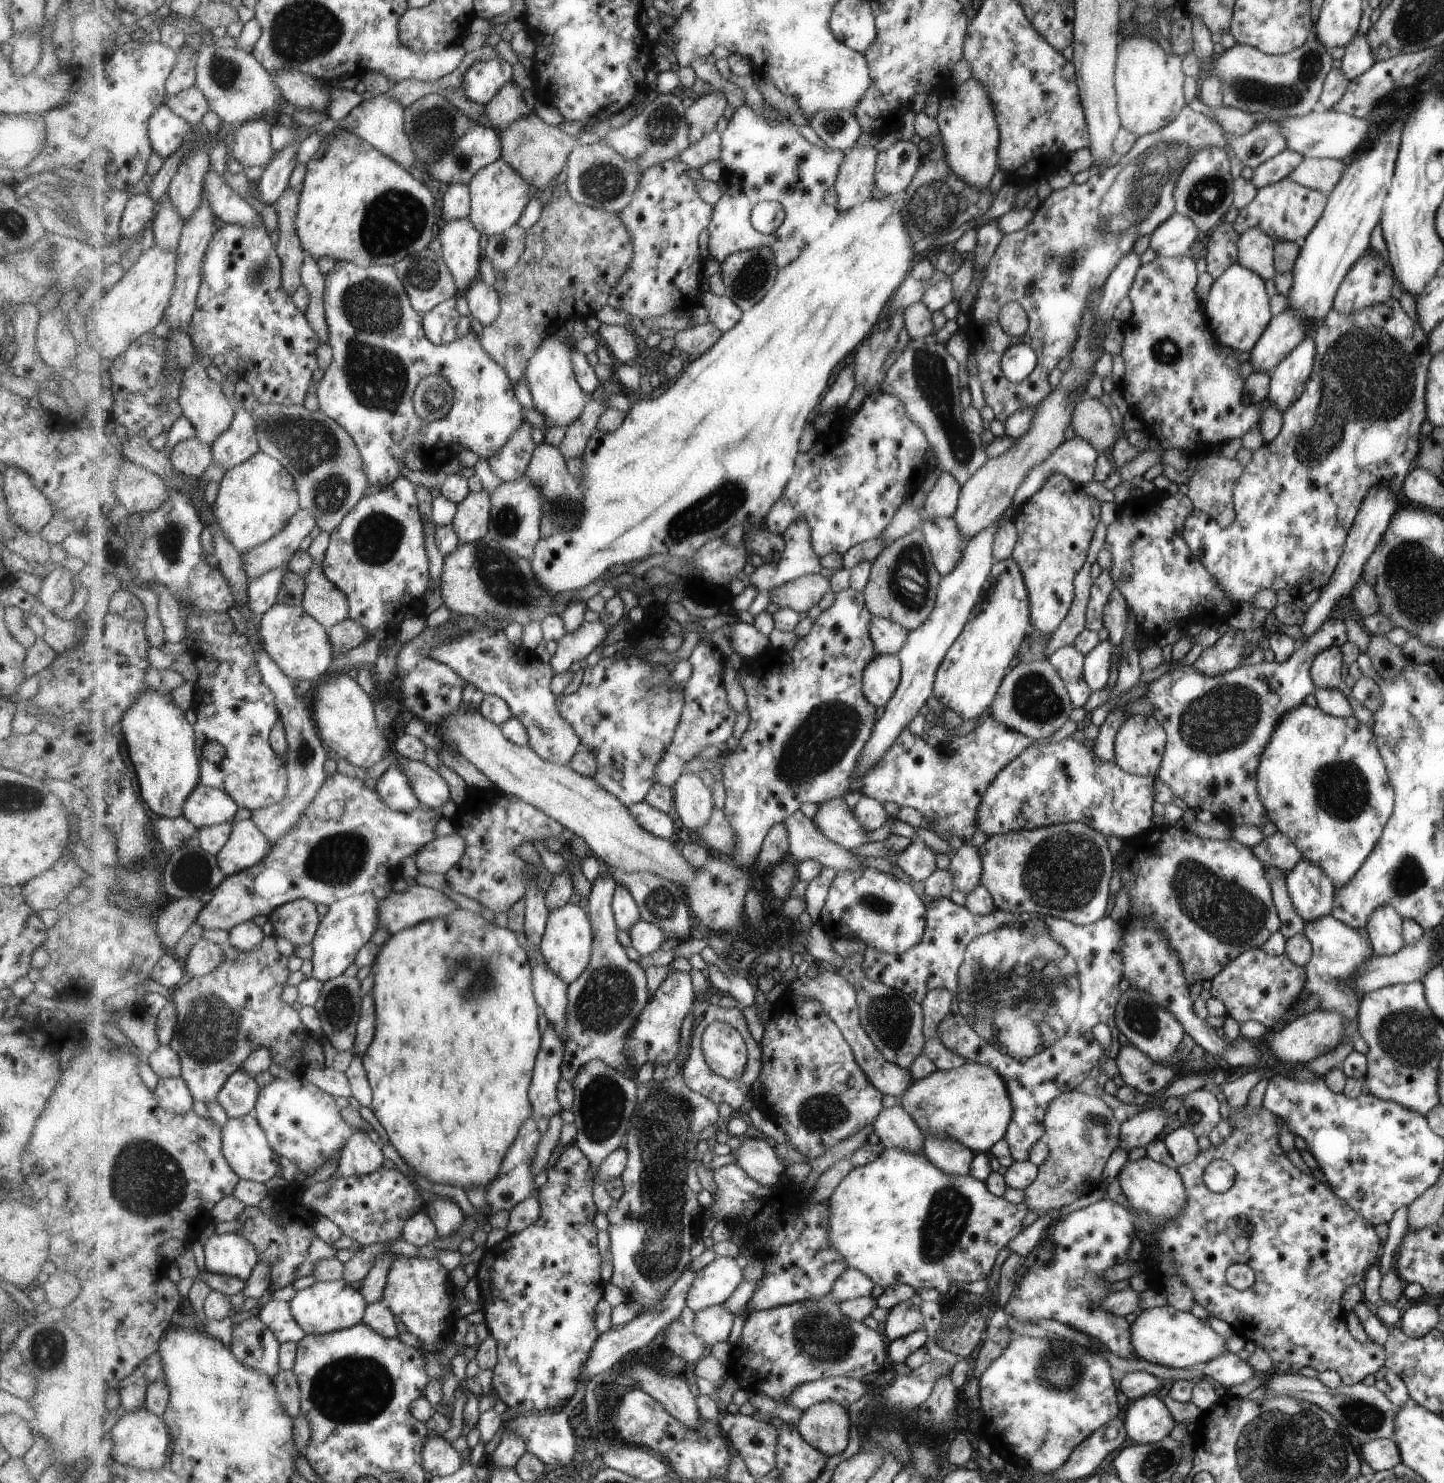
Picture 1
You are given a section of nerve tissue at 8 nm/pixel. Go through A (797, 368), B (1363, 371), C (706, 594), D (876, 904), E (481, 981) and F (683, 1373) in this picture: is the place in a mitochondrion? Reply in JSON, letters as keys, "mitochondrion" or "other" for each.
{"A":"other","B":"mitochondrion","C":"other","D":"mitochondrion","E":"mitochondrion","F":"other"}

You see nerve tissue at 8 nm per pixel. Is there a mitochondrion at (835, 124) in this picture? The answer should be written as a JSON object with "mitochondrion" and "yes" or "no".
{"mitochondrion":"yes"}

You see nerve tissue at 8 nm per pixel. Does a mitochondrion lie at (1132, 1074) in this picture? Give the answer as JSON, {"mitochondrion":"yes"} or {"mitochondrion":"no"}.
{"mitochondrion":"no"}

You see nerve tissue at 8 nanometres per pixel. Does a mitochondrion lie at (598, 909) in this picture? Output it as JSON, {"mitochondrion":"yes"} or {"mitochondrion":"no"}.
{"mitochondrion":"no"}

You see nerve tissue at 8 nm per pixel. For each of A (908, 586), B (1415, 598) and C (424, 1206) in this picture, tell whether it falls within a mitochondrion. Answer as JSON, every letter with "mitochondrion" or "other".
{"A":"mitochondrion","B":"mitochondrion","C":"other"}

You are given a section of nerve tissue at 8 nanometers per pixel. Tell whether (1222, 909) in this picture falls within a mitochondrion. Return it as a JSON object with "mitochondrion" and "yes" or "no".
{"mitochondrion":"yes"}

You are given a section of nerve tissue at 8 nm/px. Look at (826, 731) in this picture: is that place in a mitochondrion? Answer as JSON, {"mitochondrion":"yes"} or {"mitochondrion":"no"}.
{"mitochondrion":"yes"}

